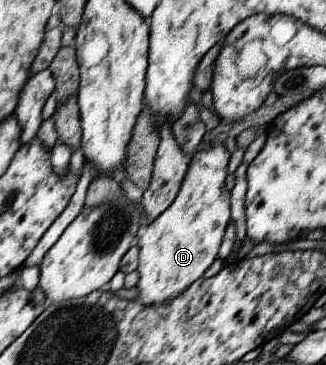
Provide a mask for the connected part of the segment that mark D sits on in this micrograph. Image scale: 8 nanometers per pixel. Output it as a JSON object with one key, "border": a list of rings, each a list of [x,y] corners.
{"border":[[[225,142],[213,144],[205,149],[198,150],[191,157],[186,175],[182,180],[178,195],[172,205],[161,213],[145,232],[138,237],[139,264],[136,271],[139,273],[139,282],[136,286],[140,290],[138,300],[146,305],[165,304],[179,296],[189,285],[198,278],[219,257],[219,249],[224,232],[230,221],[230,192],[225,189],[225,179],[228,177],[228,162],[231,153],[226,150]]]}

